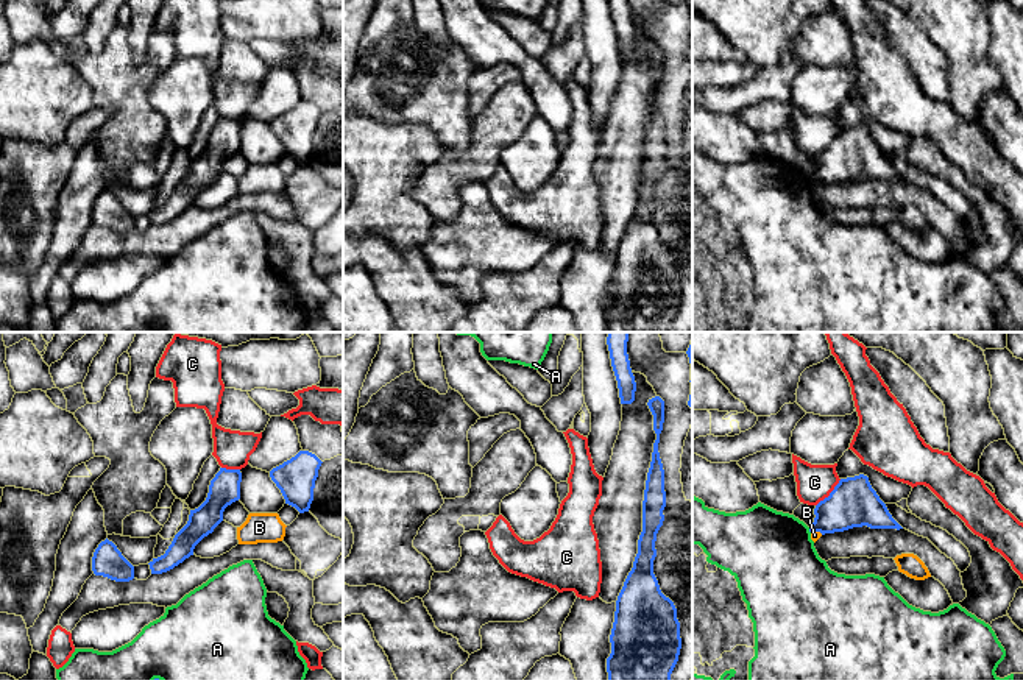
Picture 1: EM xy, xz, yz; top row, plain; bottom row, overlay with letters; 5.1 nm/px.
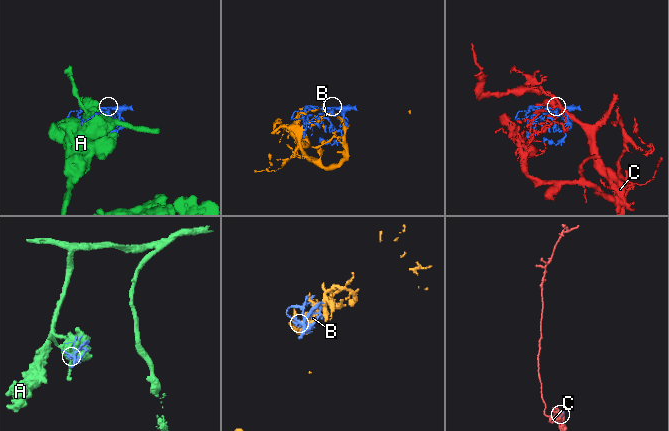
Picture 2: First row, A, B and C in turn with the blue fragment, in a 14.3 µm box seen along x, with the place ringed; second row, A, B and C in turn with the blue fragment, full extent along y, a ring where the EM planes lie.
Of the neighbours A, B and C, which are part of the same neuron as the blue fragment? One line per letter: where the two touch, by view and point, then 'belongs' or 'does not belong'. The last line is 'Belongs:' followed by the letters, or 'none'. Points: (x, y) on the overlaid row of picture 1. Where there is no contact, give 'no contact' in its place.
A: yz (810, 531) | does not belong
B: yz (817, 531) | does not belong
C: yz (830, 493) | does not belong
Belongs: none

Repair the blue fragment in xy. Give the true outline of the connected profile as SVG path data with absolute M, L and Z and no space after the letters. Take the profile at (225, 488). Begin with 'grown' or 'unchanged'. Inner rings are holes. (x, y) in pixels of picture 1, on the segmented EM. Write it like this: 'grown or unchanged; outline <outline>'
unchanged; outline M220 468L211 480L206 501L190 510L187 524L175 535L165 554L148 563L151 574L167 572L193 555L195 546L223 521L225 508L240 499L240 482L240 469Z

